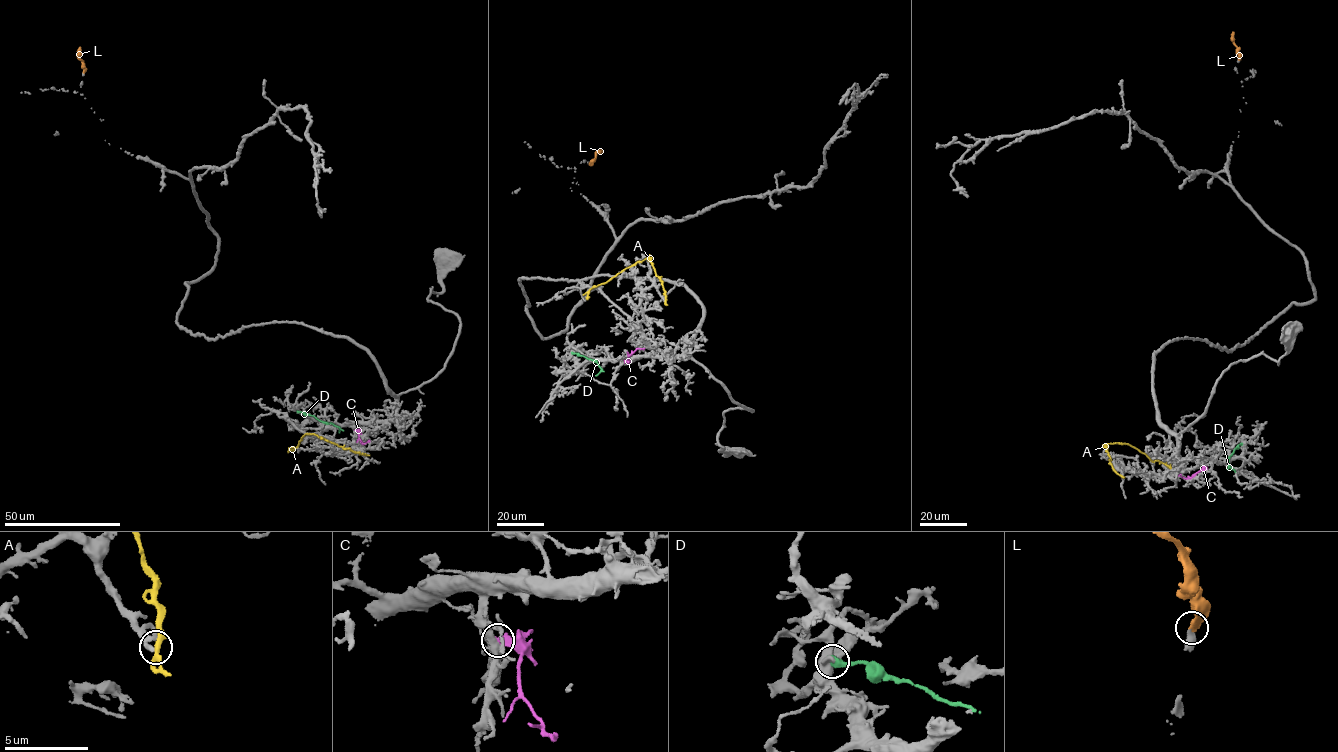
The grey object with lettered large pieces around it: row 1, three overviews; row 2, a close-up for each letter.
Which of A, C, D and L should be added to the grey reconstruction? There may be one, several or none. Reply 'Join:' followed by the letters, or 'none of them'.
Join: L

